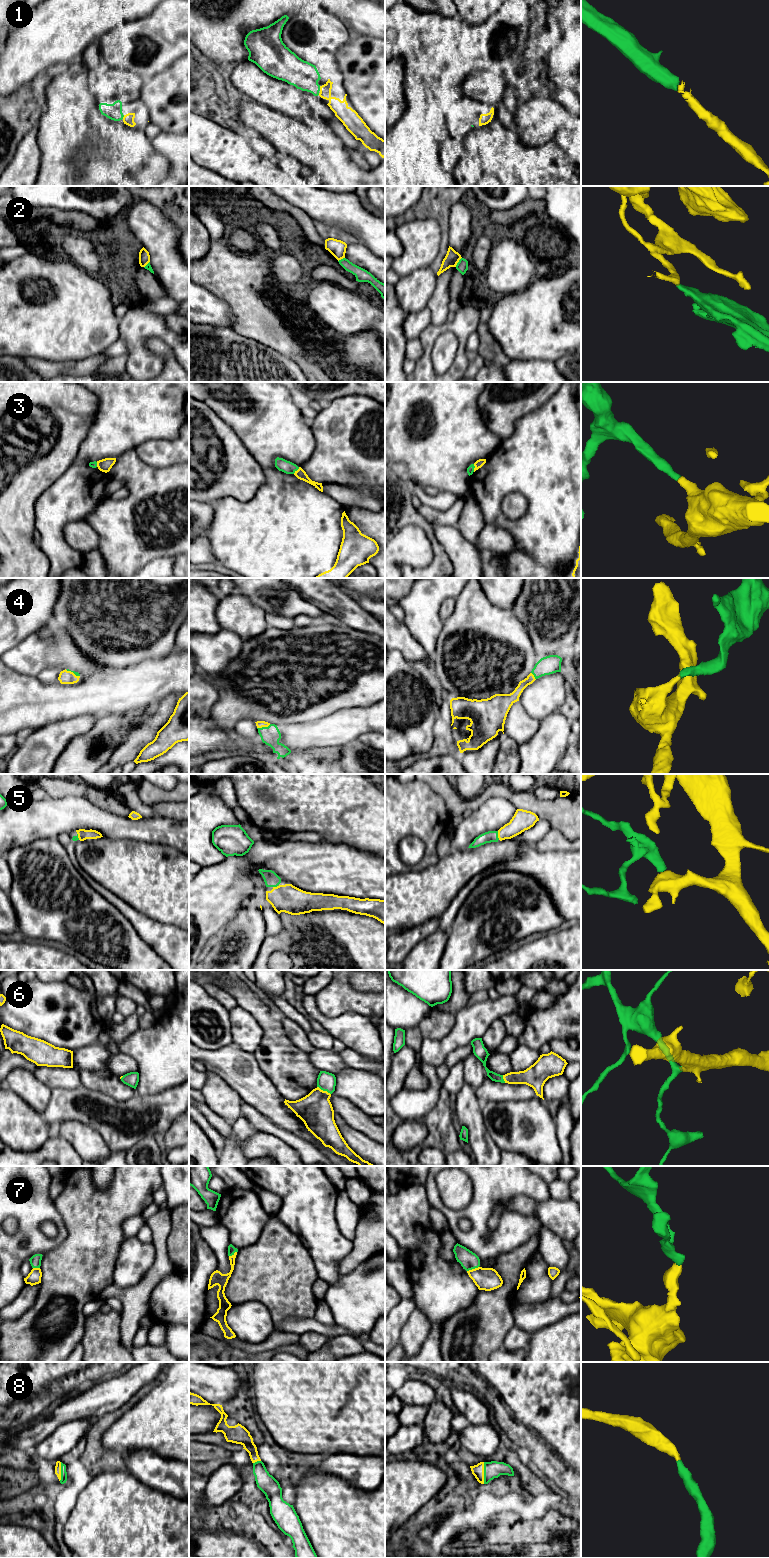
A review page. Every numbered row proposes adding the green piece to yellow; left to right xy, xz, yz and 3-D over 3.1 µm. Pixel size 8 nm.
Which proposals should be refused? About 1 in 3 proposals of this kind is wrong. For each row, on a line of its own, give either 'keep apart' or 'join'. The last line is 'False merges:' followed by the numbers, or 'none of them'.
1: join
2: keep apart
3: join
4: join
5: join
6: join
7: join
8: join
False merges: 2

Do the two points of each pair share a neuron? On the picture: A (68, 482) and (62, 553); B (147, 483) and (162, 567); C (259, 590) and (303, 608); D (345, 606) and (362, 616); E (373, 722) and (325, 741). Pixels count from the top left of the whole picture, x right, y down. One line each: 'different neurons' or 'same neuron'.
A: same neuron
B: different neurons
C: same neuron
D: same neuron
E: same neuron

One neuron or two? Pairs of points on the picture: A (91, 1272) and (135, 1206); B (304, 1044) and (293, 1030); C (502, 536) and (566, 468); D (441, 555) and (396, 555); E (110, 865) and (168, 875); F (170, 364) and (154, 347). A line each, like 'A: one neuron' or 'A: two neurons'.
A: one neuron
B: one neuron
C: two neurons
D: two neurons
E: one neuron
F: one neuron

